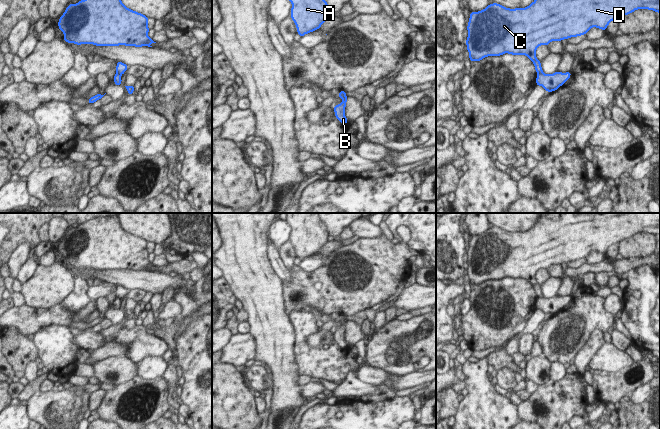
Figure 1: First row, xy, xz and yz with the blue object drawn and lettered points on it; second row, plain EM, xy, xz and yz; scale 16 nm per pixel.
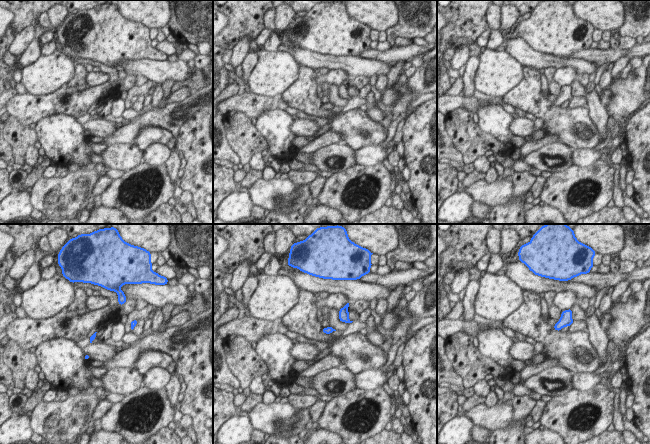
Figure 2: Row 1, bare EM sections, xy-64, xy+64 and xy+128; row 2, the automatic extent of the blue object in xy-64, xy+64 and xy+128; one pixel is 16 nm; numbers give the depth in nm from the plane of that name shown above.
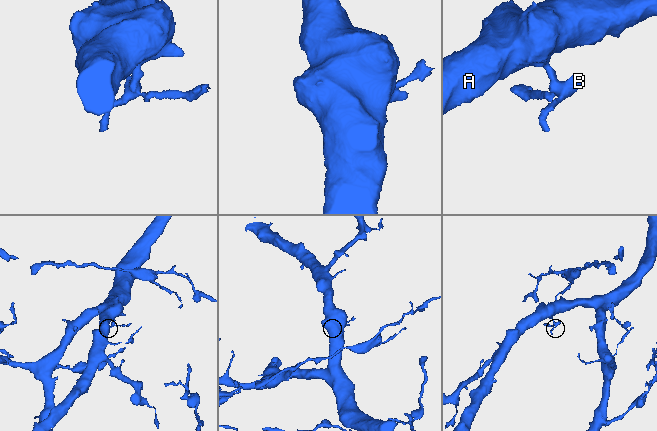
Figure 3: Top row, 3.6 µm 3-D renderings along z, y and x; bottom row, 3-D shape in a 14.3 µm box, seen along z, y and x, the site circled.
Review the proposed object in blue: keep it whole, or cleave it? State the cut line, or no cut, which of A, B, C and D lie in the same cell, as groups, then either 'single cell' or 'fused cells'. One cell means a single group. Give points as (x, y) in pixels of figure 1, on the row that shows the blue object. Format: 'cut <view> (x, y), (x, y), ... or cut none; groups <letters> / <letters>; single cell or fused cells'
cut yz (543, 72), (538, 74); groups A C D / B; fused cells

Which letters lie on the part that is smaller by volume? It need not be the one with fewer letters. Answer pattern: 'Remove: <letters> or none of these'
Remove: B

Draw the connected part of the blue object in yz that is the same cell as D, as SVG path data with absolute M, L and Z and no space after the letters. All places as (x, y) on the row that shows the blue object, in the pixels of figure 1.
M535 0L525 8L506 8L500 4L489 4L478 12L470 12L466 39L470 61L481 61L487 56L505 53L525 55L534 64L538 74L543 74L536 50L540 45L562 41L586 34L592 27L606 31L612 20L631 14L638 9L660 13L660 0Z

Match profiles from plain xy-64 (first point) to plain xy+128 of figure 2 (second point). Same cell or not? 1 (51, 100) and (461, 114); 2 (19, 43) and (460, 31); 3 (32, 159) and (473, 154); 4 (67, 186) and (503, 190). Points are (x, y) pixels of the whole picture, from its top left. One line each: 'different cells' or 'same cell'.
1: different cells
2: different cells
3: different cells
4: same cell

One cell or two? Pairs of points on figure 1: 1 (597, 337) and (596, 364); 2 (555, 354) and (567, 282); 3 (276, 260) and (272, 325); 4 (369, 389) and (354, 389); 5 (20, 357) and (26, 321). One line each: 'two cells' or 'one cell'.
1: two cells
2: two cells
3: two cells
4: one cell
5: two cells

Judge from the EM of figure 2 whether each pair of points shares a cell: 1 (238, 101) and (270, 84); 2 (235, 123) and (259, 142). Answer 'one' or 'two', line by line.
1: two
2: one

